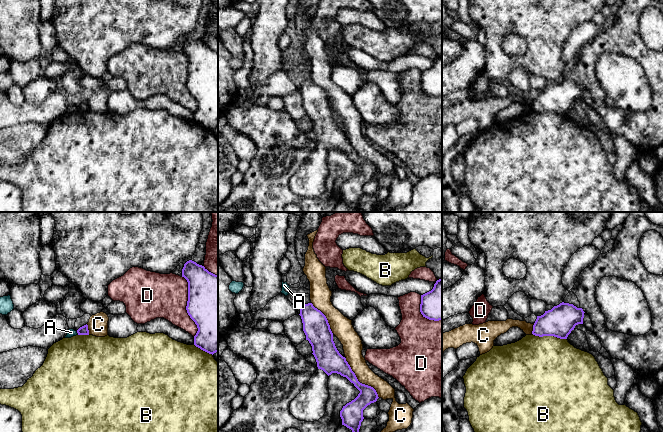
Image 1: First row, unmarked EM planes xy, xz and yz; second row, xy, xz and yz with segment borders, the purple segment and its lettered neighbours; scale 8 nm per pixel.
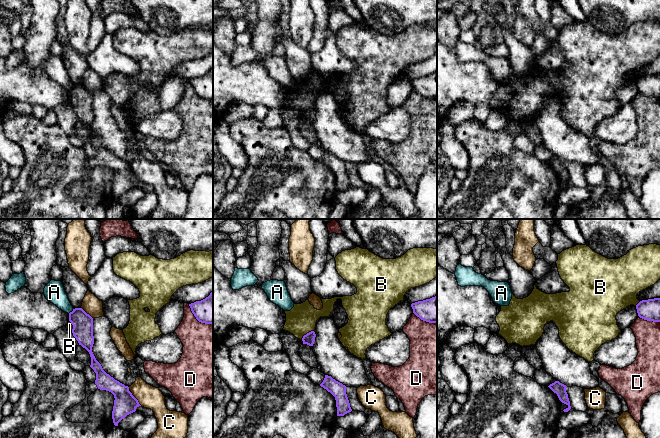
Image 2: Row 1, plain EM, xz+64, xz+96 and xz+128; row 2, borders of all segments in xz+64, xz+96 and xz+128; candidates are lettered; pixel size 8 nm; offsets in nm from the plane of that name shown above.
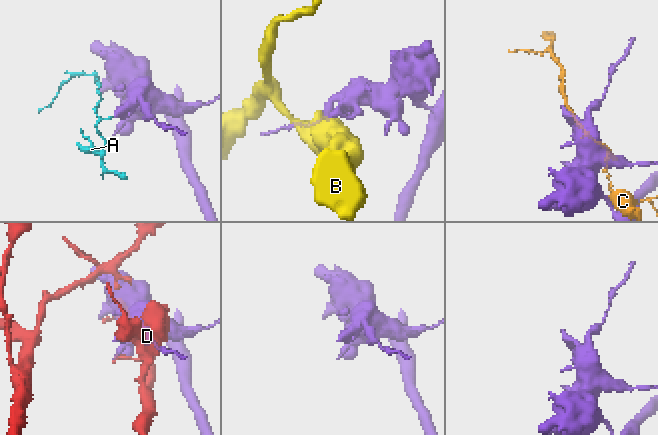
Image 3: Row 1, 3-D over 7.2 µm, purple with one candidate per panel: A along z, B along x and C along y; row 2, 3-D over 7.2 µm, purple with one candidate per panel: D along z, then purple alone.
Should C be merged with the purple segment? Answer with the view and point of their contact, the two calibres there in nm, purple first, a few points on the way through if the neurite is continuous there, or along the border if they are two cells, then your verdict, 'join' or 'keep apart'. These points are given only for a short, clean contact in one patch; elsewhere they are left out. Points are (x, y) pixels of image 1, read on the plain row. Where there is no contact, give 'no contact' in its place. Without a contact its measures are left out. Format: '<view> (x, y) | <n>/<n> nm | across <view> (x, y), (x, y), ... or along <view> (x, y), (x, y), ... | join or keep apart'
xz (358, 157) | 170/140 nm | keep apart

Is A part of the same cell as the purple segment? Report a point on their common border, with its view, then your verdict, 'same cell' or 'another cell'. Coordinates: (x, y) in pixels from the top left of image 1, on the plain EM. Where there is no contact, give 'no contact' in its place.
contact xy (77, 108); another cell

